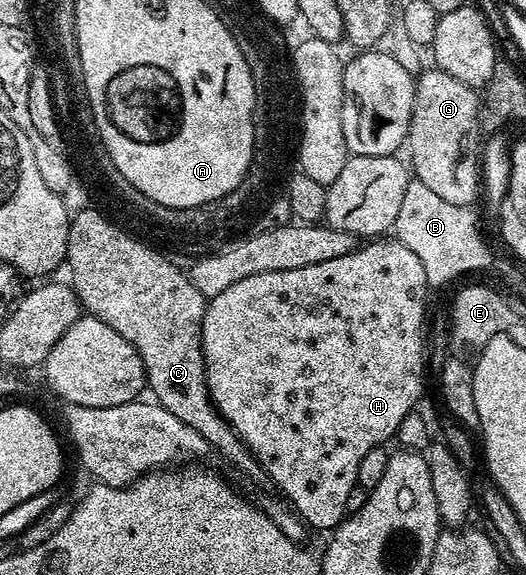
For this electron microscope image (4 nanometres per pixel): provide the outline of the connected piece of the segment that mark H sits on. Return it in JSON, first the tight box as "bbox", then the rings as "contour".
{"bbox":[203,237,429,532],"contour":[[[383,237],[378,241],[367,241],[364,245],[356,246],[353,253],[349,253],[345,257],[333,257],[333,261],[321,261],[321,265],[305,265],[305,269],[285,269],[281,273],[257,273],[253,277],[245,277],[245,281],[237,281],[233,285],[229,285],[229,289],[225,289],[225,293],[217,293],[207,304],[207,312],[203,318],[203,360],[207,366],[207,387],[211,390],[211,401],[217,410],[230,423],[235,432],[243,438],[243,444],[255,455],[255,459],[263,466],[263,470],[269,479],[273,479],[280,491],[285,495],[286,502],[290,504],[296,515],[303,520],[308,528],[316,527],[319,531],[330,532],[339,526],[347,515],[345,509],[345,501],[349,501],[349,493],[353,490],[353,485],[357,483],[357,469],[361,465],[361,460],[365,458],[365,453],[369,453],[369,449],[384,446],[388,441],[394,440],[399,433],[401,421],[405,421],[405,417],[410,411],[416,410],[419,398],[423,395],[423,314],[427,311],[427,290],[429,284],[425,277],[425,265],[421,265],[421,260],[417,258],[417,253],[413,253],[413,249],[409,249],[405,244],[396,241],[391,237]]]}

